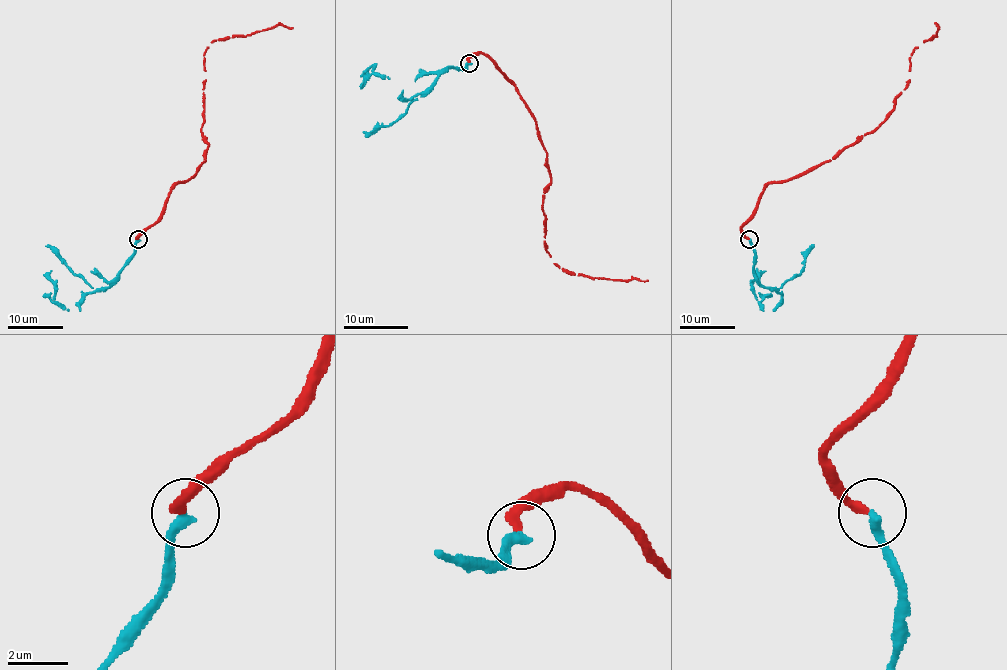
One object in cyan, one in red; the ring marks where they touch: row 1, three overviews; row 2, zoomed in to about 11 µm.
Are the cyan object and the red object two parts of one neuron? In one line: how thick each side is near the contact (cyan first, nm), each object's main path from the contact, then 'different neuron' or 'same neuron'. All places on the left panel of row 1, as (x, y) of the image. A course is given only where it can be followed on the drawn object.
340/280 nm | cyan via (138, 239), (119, 277), (110, 285), (85, 295), (80, 310), (62, 309), (53, 302), (51, 270) | red via (138, 239), (161, 216), (168, 195), (205, 160), (204, 53), (211, 42), (277, 25), (293, 28) | different neuron

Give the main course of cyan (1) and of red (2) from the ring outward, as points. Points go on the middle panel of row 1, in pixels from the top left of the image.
1: (470, 63), (465, 68), (447, 68), (409, 100), (390, 79), (372, 73), (374, 66), (367, 71), (369, 76)
2: (470, 61), (484, 53), (515, 85), (547, 153), (550, 183), (542, 204), (553, 264), (574, 275), (648, 280)

